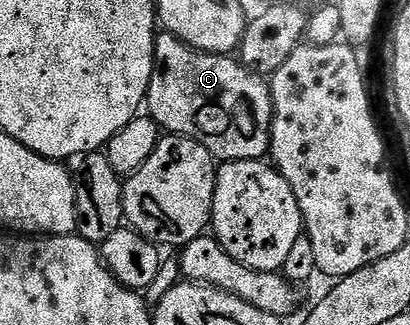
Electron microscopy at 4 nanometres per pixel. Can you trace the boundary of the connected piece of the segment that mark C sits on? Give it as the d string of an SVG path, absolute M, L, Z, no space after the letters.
M156 34L155 68L149 81L145 107L150 118L159 124L164 132L184 135L197 140L216 160L245 161L262 160L271 149L271 89L268 80L254 71L247 70L238 58L231 55L207 55L195 51L182 43L175 35Z

